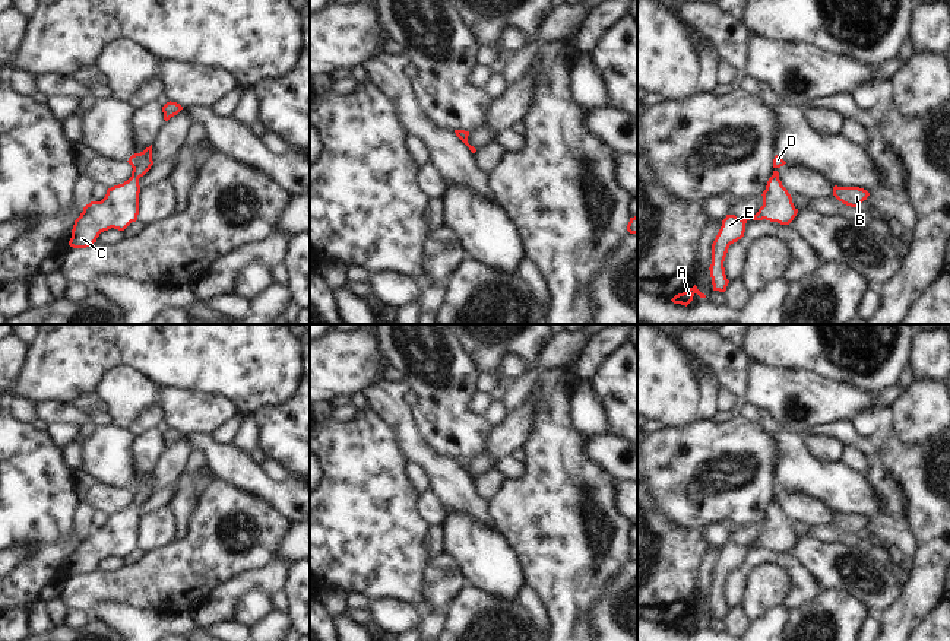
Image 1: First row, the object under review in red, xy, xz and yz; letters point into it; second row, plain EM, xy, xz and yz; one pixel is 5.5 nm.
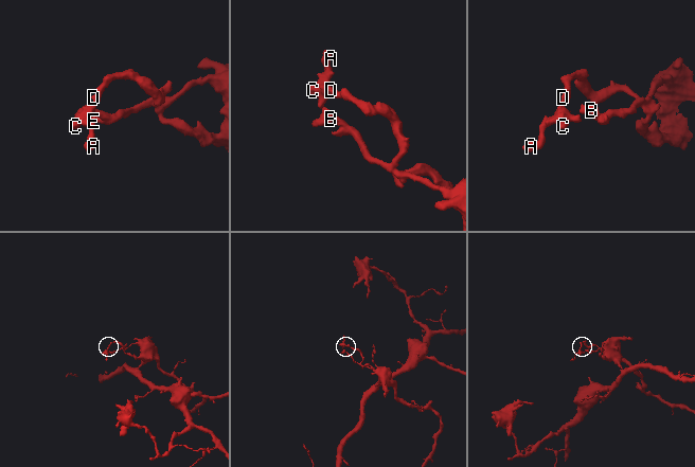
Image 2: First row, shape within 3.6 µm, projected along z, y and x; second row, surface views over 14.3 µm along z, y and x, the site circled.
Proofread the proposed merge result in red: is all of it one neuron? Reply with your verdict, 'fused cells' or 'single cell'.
single cell

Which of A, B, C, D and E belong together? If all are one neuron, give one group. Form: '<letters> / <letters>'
A B C D E

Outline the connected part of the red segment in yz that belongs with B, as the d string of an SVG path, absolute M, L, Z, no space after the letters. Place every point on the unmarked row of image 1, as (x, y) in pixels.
M833 514L833 523L846 533L858 534L870 520L859 514Z

